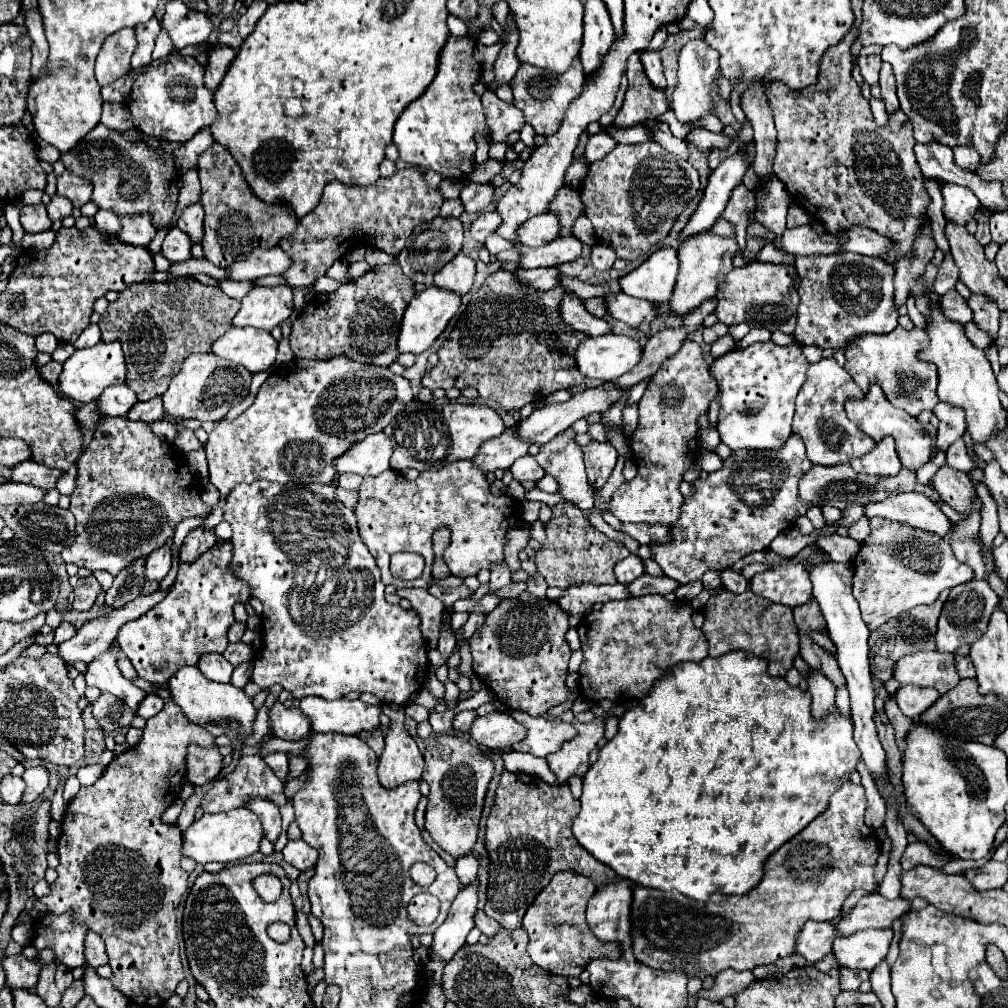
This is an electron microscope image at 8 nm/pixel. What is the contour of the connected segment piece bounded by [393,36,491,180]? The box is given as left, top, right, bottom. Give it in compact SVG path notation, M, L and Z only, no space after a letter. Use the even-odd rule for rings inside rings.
M449 36L439 56L435 80L403 110L393 130L393 144L397 146L399 158L405 164L435 170L447 180L461 180L473 172L477 150L475 134L481 132L491 142L481 98L473 90L475 82L481 78L481 66L473 60L473 48L473 40Z

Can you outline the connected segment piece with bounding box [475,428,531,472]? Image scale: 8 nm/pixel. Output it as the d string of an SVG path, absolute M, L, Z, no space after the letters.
M505 428L501 436L483 444L479 456L475 456L475 464L479 464L479 468L483 468L485 472L495 472L497 468L507 470L517 458L527 454L529 446L529 442L519 438L519 432L515 428Z

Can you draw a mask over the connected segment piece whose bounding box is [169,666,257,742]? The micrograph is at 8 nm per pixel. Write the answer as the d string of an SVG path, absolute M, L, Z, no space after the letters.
M185 666L179 672L175 672L169 680L169 692L175 704L179 704L189 720L195 724L201 724L211 732L213 736L229 736L231 740L237 738L239 742L245 742L245 738L253 732L257 710L253 706L253 700L237 686L233 684L219 684L211 680L203 680L203 674L197 666Z

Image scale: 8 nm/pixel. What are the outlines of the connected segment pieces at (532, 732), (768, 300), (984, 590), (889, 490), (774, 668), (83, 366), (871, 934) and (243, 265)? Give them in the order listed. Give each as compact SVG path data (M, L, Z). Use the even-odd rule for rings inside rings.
M499 706L501 710L507 710L515 720L519 720L527 728L527 738L519 744L515 744L513 750L529 752L533 756L547 756L555 750L559 750L559 744L571 740L577 730L569 722L561 720L547 720L547 718L533 718L521 710L511 710L505 706Z
M751 262L743 268L733 268L723 284L719 284L717 300L719 308L715 310L719 322L731 326L747 322L749 326L765 326L769 330L781 330L793 334L797 326L797 304L800 298L795 288L797 270L787 264L769 264L769 262Z
M971 580L967 584L957 586L955 590L951 590L943 612L939 616L939 624L937 624L937 634L935 634L935 644L939 652L955 652L961 644L973 644L975 640L979 640L989 624L989 616L993 612L993 608L997 606L999 596L991 590L989 582L983 580Z
M837 464L835 468L831 466L811 466L803 478L799 480L799 500L811 504L811 506L835 506L839 510L851 506L851 504L869 504L877 500L885 500L891 494L899 492L923 492L925 496L931 496L931 500L937 500L939 504L939 494L931 486L921 486L915 482L915 474L907 472L905 468L899 472L899 476L891 478L881 478L881 476L863 476L851 468L851 464Z
M721 590L713 594L703 608L704 623L702 631L709 644L708 654L723 656L731 650L745 650L755 656L765 656L769 666L769 676L785 676L793 668L793 660L799 654L799 632L793 622L791 608L783 604L769 602L761 596L755 596L751 590L735 596L733 592ZM777 630L777 656L773 654L773 632Z
M99 342L93 348L83 348L83 350L75 350L69 360L63 364L63 372L59 376L59 390L67 396L73 398L81 404L91 402L95 398L99 398L103 394L105 388L115 386L115 384L123 384L127 376L127 362L125 362L125 354L121 350L119 342Z
M863 930L835 938L833 954L841 966L873 970L889 952L893 930Z
M279 246L257 248L247 260L227 268L231 280L257 280L269 274L283 274L291 266L291 258Z

